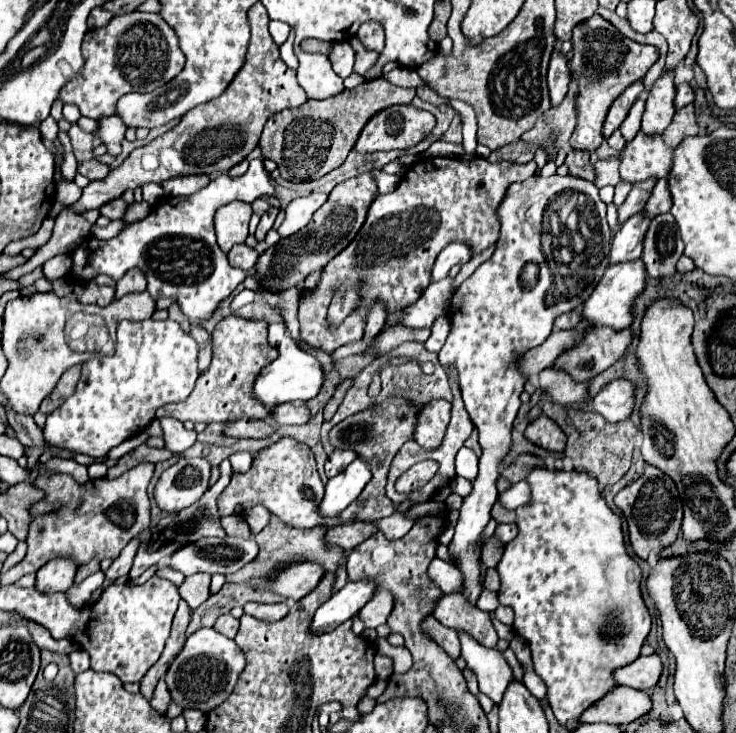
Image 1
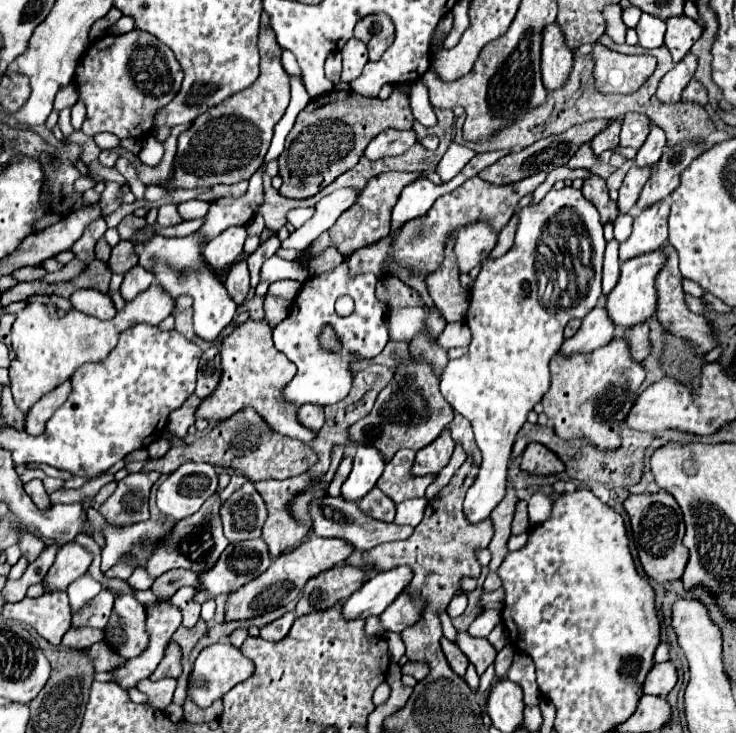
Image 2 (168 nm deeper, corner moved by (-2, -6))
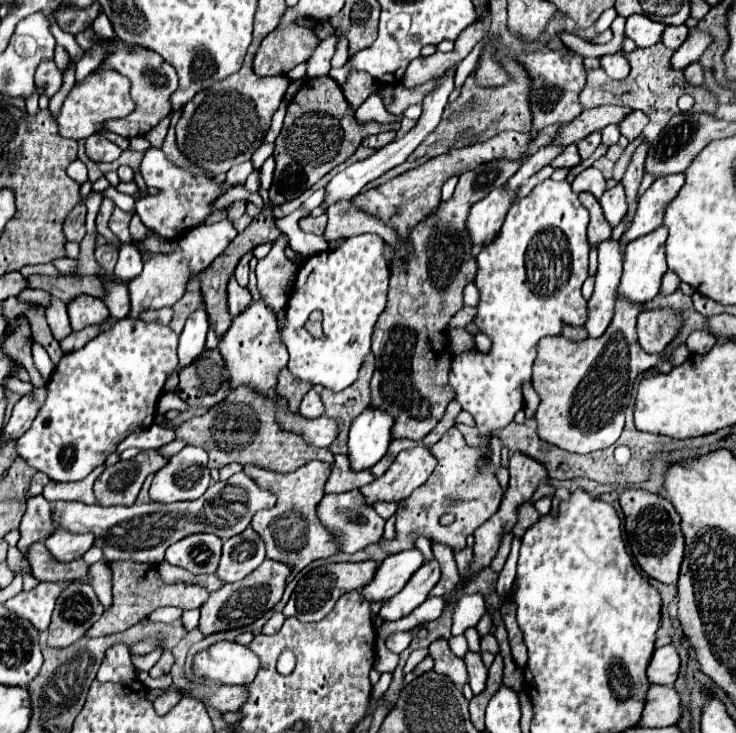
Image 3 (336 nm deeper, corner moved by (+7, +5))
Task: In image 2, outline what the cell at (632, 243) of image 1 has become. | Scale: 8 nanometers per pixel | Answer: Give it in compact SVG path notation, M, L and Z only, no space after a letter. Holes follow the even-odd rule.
M668 199L654 203L634 219L632 235L620 245L620 261L660 249L668 239Z

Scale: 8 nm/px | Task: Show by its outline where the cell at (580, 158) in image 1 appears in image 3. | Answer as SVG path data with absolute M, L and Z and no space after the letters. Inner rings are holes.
M579 194L579 200L585 204L585 208L591 214L591 222L589 222L589 228L587 228L589 246L597 248L597 244L611 238L611 228L607 228L607 220L603 218L603 212L601 212L597 198L593 198L591 194Z

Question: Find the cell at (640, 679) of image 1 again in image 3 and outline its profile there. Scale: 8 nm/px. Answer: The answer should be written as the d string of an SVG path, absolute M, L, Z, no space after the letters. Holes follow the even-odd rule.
M673 644L657 648L647 668L649 682L651 684L675 684L679 668L681 668L681 658Z

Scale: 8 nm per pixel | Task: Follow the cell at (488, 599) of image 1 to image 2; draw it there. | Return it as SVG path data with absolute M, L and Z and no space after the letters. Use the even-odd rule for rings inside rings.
M484 609L484 611L472 621L472 625L468 627L468 633L470 633L472 637L486 637L500 621L502 621L502 619L500 619L500 611L496 611L496 609Z

